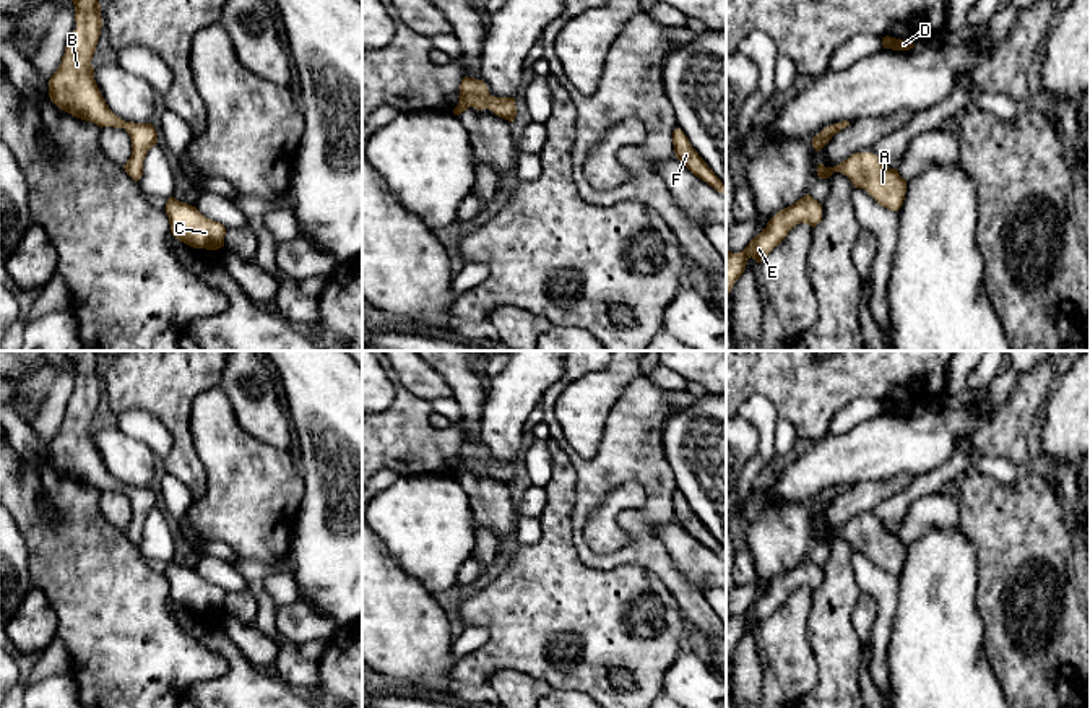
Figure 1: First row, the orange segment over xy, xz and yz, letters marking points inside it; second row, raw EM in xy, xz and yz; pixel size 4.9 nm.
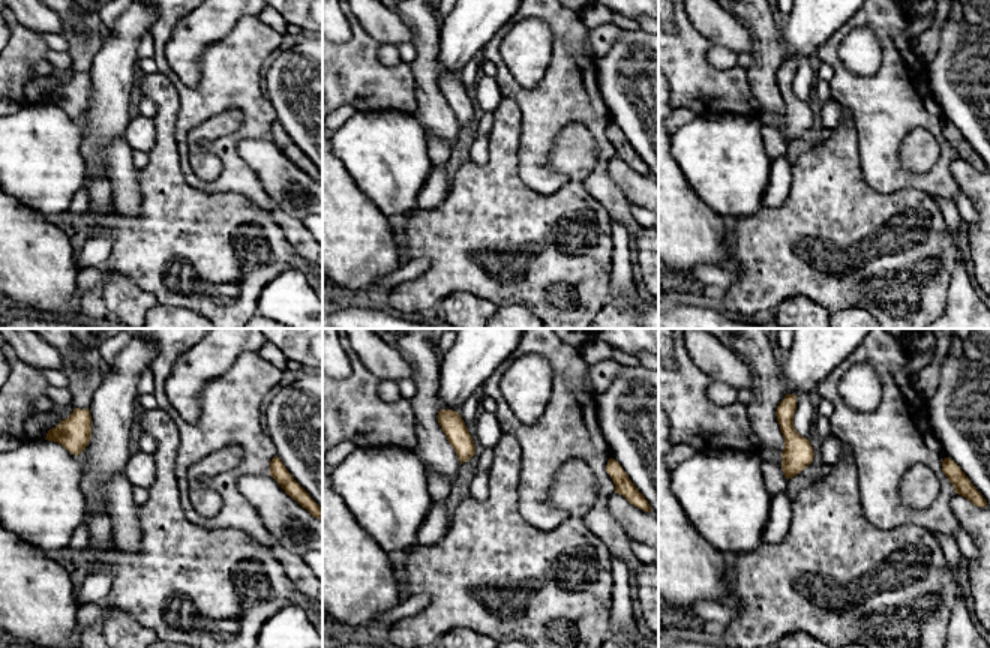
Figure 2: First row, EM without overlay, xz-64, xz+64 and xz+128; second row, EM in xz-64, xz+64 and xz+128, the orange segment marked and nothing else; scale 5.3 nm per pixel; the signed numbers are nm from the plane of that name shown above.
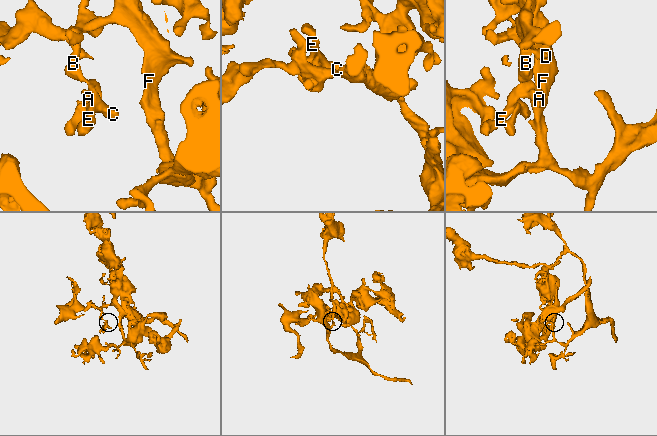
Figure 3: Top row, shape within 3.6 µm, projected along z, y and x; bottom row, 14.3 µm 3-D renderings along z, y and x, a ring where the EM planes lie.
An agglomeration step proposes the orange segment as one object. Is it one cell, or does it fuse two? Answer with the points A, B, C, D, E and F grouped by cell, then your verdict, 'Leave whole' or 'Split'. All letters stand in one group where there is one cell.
Groups: A B C D E F. Leave whole

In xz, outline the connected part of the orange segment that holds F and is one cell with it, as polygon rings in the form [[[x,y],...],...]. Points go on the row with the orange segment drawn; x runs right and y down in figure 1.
[[[681,128],[673,132],[673,145],[676,158],[699,179],[707,182],[716,192],[726,193],[726,187],[715,175],[715,172],[707,166],[707,162],[699,156],[699,153],[689,143],[689,138]]]

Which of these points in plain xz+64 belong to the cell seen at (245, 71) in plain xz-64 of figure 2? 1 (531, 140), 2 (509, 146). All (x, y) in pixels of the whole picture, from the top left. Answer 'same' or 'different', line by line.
1: same
2: different

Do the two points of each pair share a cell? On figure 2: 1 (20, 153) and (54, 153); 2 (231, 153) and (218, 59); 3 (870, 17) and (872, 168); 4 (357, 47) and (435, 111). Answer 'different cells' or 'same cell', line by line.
1: same cell
2: same cell
3: same cell
4: different cells

